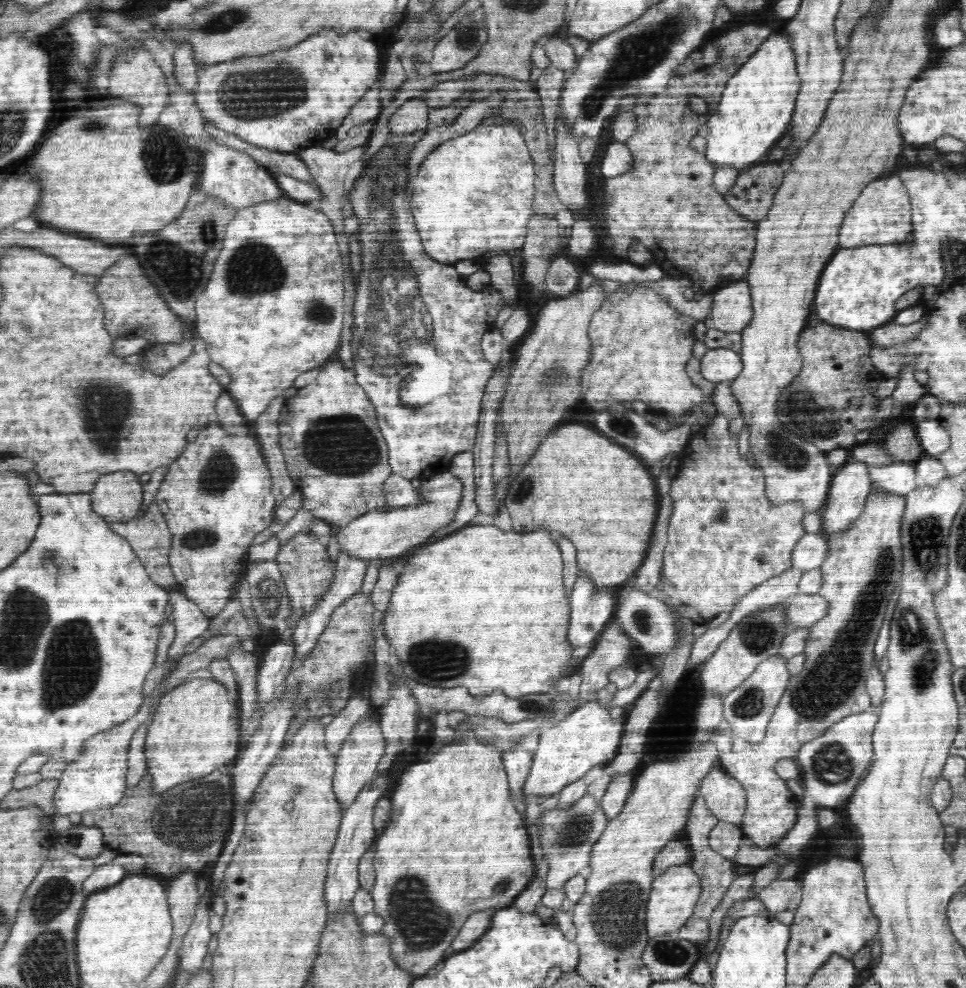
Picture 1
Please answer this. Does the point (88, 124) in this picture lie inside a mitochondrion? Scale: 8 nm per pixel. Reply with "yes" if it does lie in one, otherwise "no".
yes

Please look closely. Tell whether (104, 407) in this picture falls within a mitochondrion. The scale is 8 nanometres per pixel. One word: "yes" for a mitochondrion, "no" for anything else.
yes

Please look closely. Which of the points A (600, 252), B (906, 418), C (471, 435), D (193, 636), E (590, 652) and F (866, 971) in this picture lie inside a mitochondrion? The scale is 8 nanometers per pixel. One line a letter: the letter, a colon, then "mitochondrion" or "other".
A: other
B: other
C: other
D: other
E: other
F: other

